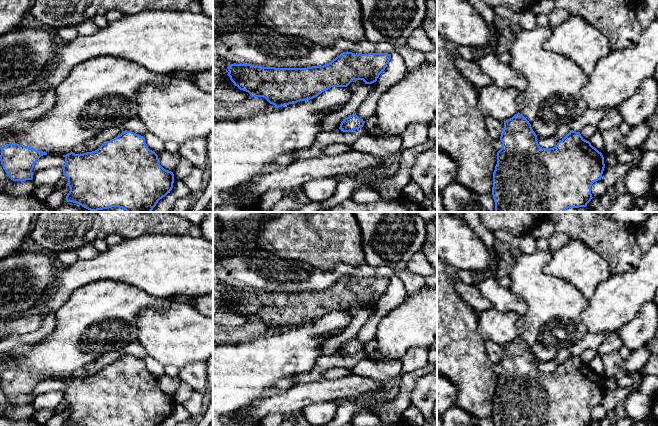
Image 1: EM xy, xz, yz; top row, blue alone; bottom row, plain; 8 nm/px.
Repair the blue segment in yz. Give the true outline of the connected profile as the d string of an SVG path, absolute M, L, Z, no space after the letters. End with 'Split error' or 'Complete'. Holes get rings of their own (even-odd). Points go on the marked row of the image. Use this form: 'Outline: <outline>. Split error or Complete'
Outline: M519 112L504 121L500 136L502 148L497 152L497 164L493 172L492 195L495 212L564 212L568 208L586 207L591 201L591 186L601 180L604 157L580 132L570 132L553 148L542 148L529 121Z. Complete

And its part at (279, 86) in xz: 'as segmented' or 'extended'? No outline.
as segmented

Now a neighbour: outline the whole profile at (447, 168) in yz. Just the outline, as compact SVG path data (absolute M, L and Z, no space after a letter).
M437 149L437 191L441 193L449 184L455 181L457 172L457 161Z

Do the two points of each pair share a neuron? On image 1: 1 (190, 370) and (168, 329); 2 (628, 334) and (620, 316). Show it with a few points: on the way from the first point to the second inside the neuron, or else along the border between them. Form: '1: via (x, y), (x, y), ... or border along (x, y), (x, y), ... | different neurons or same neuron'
1: border along (202, 361), (188, 362), (179, 369) | different neurons
2: border along (640, 307), (639, 311), (617, 331) | different neurons

